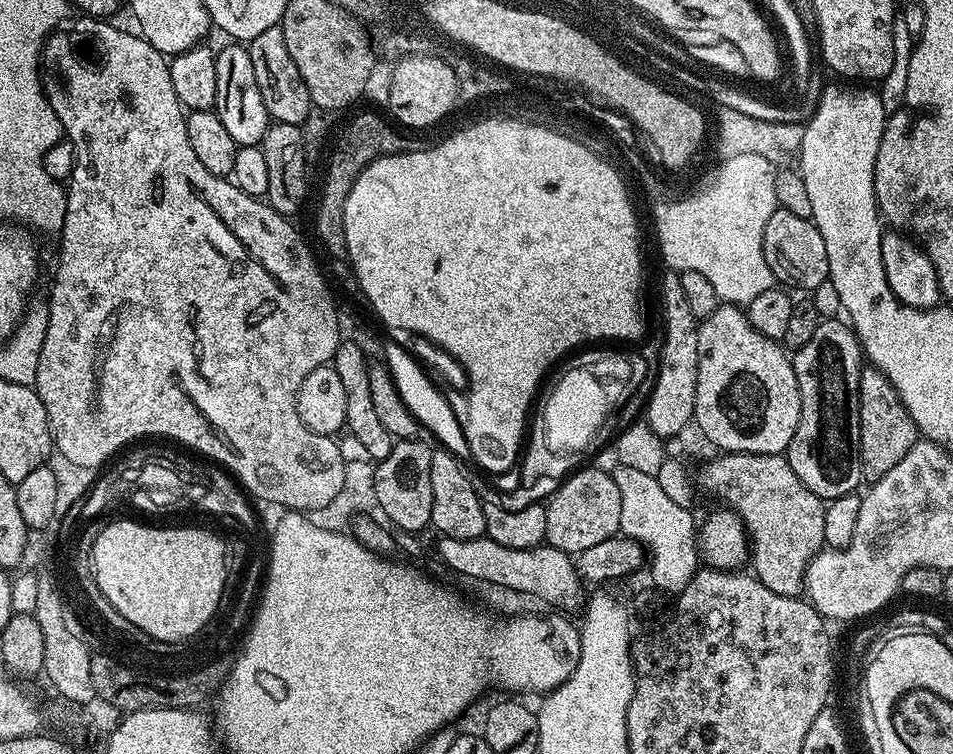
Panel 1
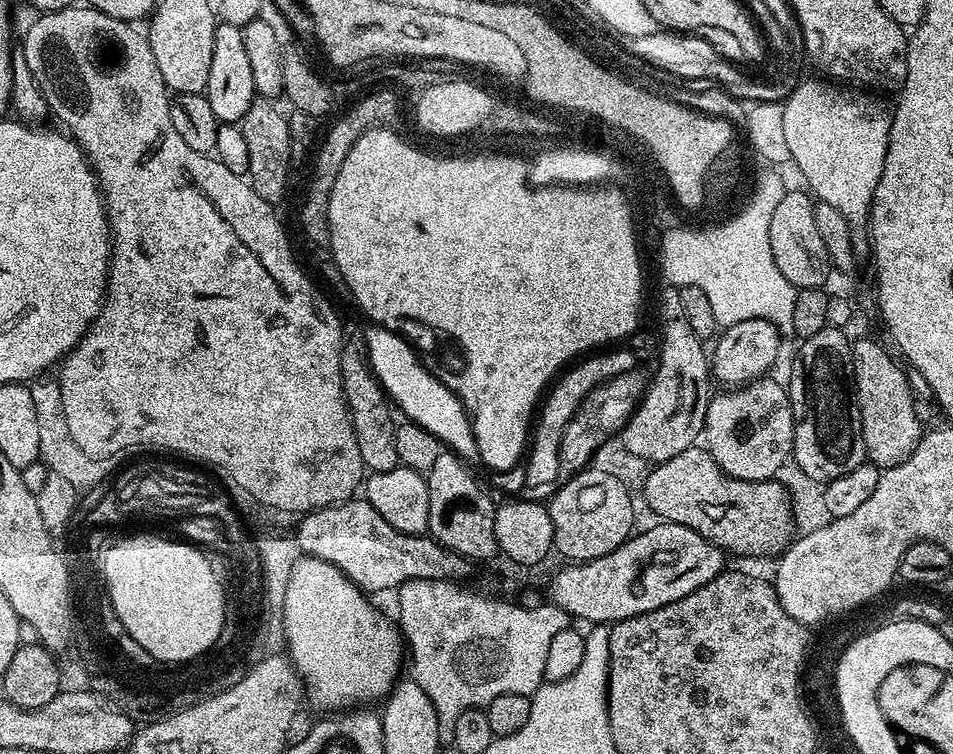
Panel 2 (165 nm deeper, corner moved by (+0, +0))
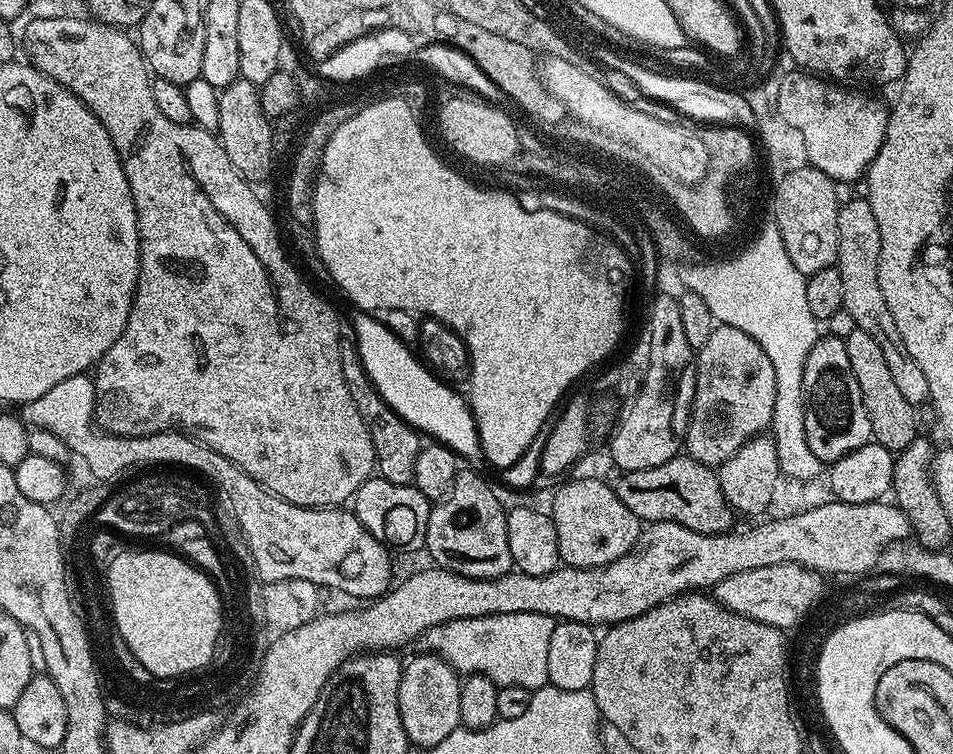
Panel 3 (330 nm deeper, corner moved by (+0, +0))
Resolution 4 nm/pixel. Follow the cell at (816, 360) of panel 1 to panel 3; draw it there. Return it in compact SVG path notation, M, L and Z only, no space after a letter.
M821 335L810 350L804 367L804 417L806 418L806 442L811 453L821 462L831 462L858 450L858 446L872 440L870 418L866 418L866 406L862 406L862 390L858 390L858 378L850 366L846 346L836 336Z

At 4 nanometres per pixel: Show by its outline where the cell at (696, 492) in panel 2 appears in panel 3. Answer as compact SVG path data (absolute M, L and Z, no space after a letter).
M681 454L670 458L670 462L662 462L662 466L625 472L619 478L614 487L618 498L622 498L622 506L642 522L674 522L702 534L718 534L733 527L734 513L722 494L717 469L698 462L693 456Z

